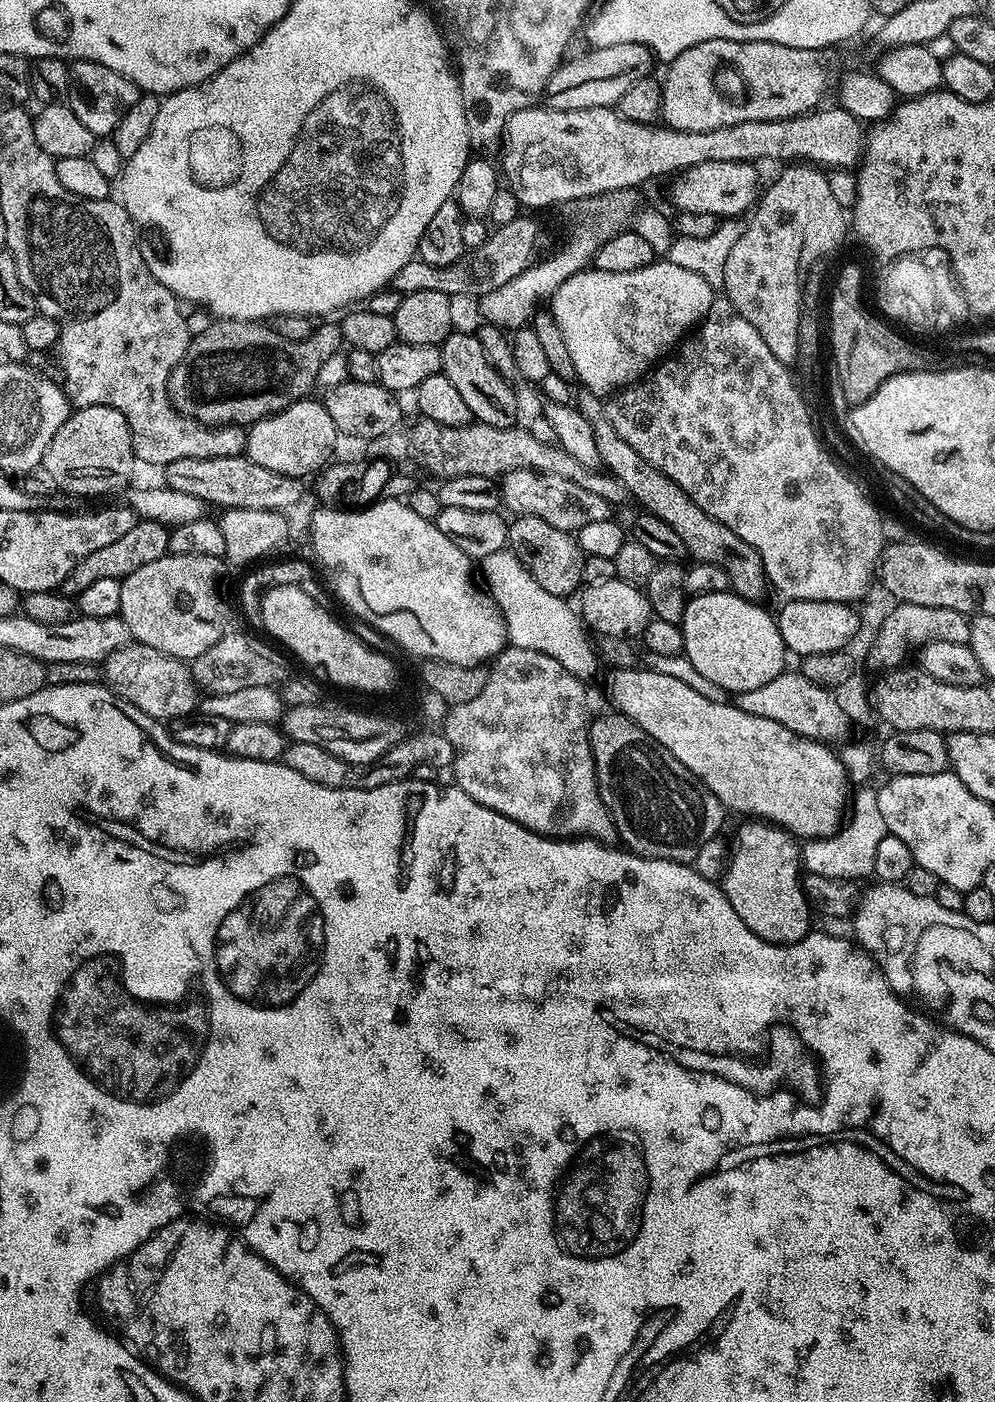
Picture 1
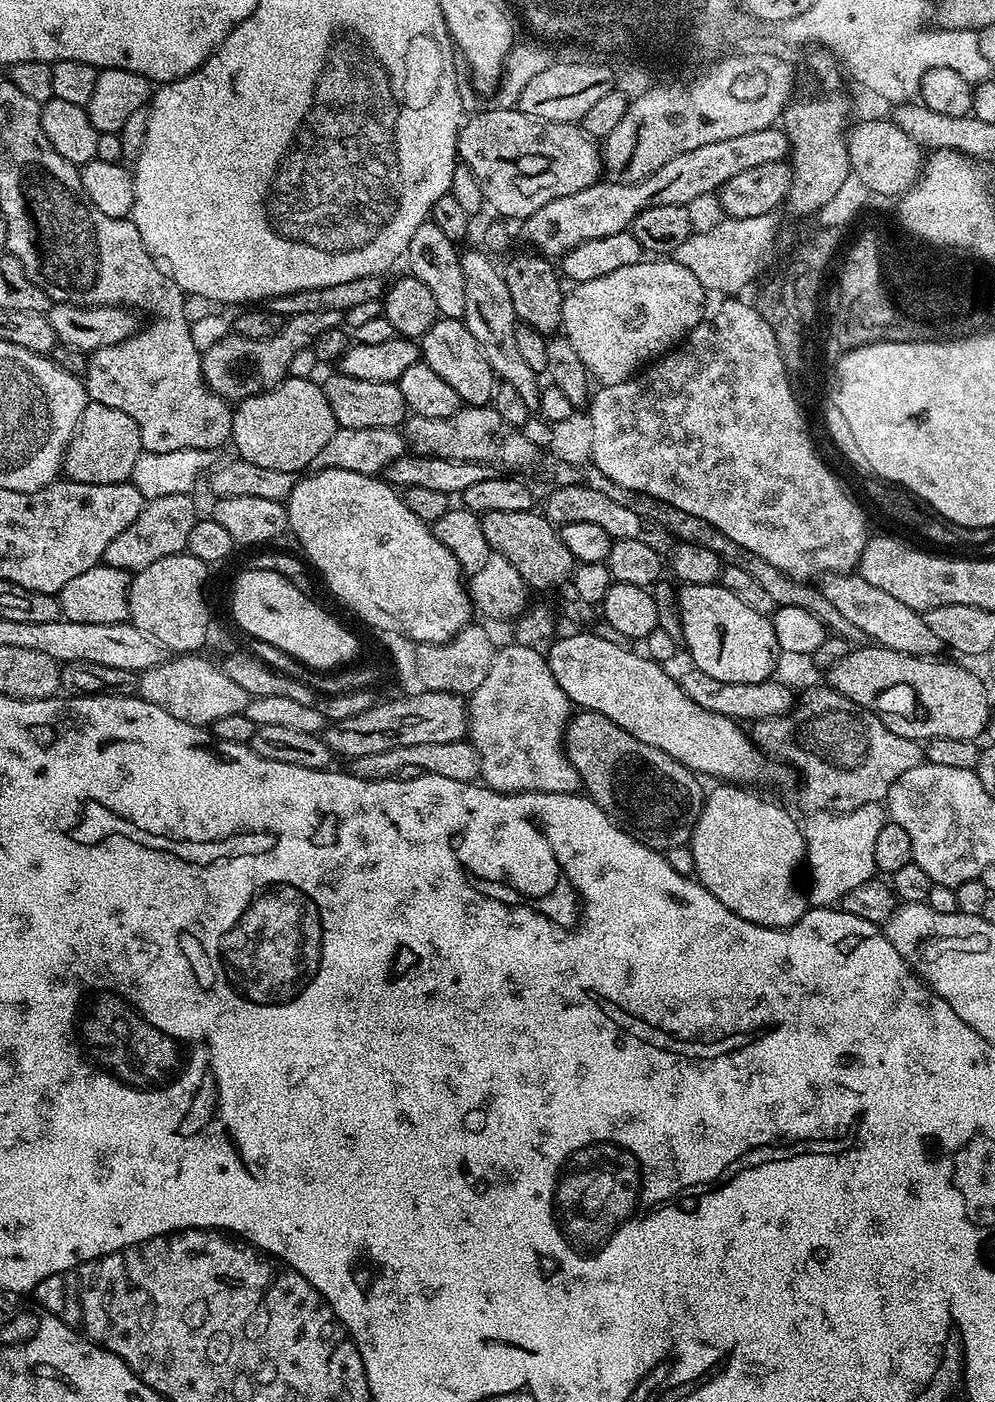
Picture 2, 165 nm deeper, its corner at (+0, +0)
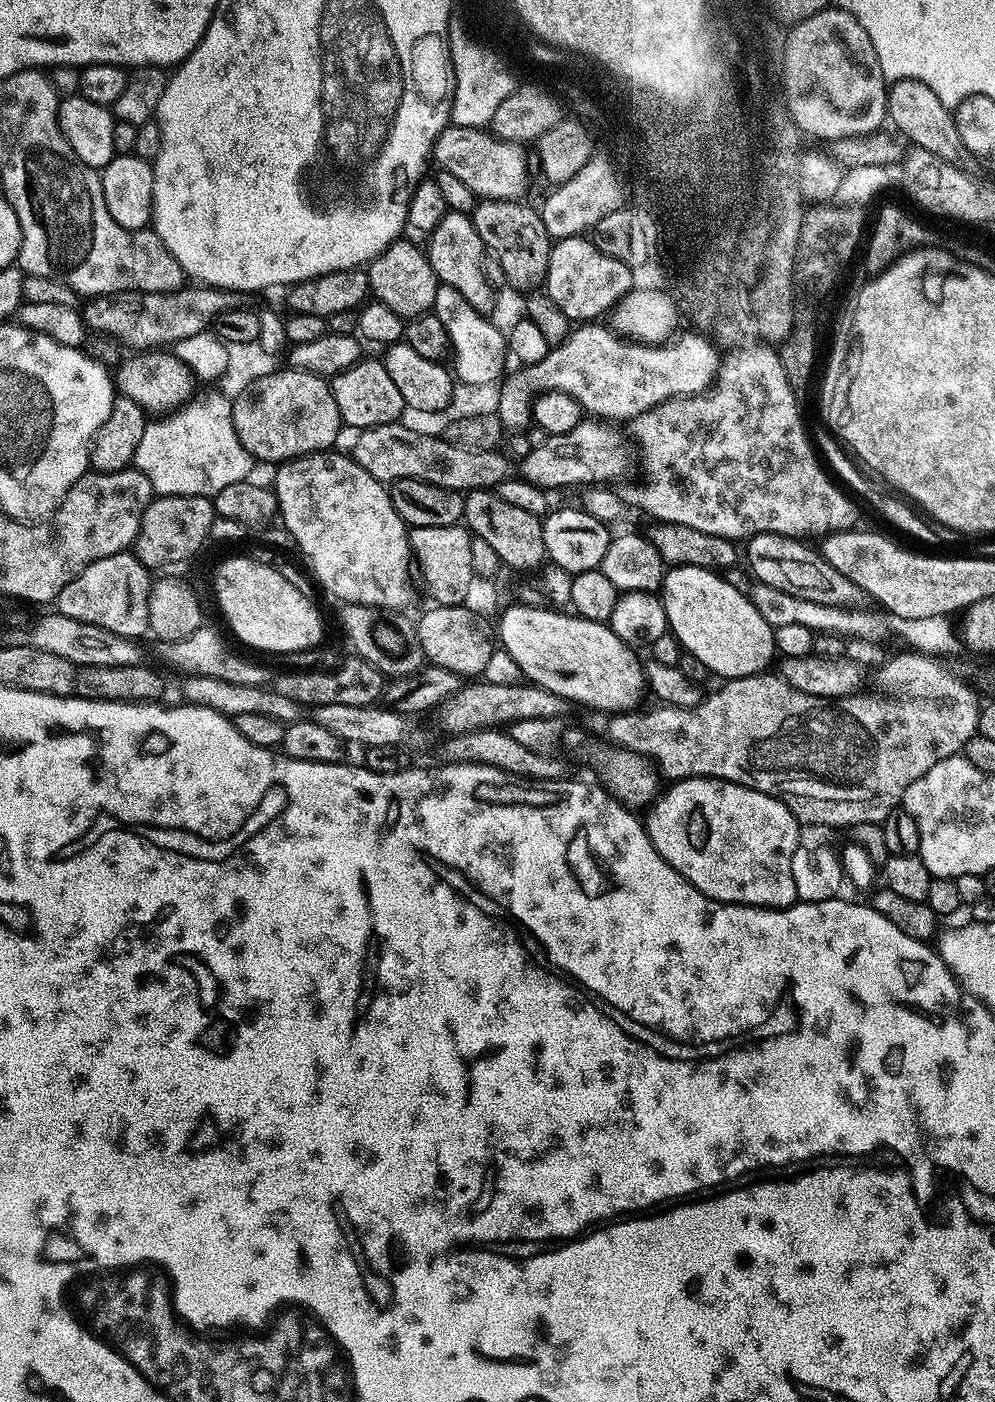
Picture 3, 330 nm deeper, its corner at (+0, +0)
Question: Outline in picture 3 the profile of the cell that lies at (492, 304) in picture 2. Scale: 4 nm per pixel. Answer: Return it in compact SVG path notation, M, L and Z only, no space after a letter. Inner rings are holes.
M448 211L427 240L428 261L436 279L446 286L454 286L454 290L458 290L458 294L462 294L462 298L466 298L466 302L474 306L474 310L492 314L496 308L497 289L486 278L486 274L482 274L482 258L486 249L471 215L466 212Z

